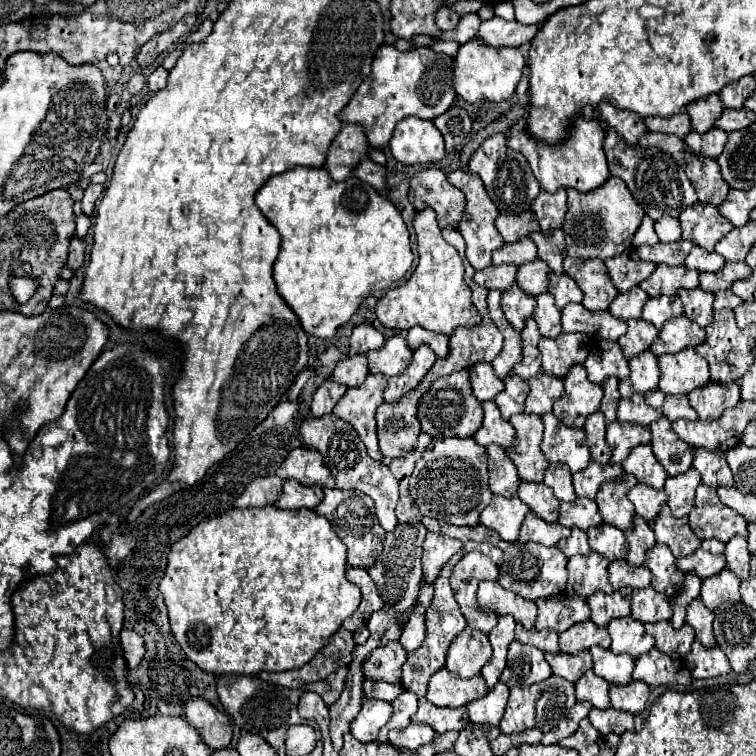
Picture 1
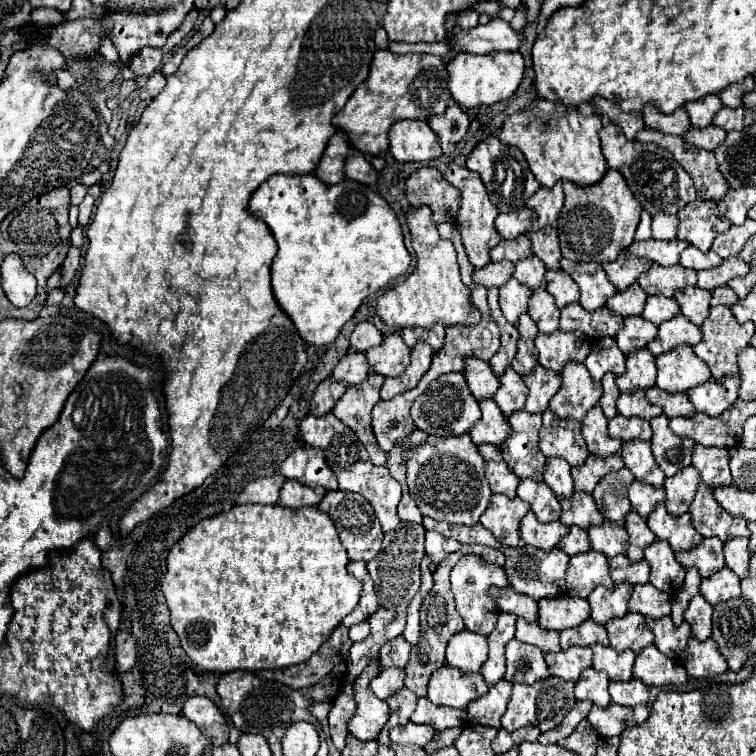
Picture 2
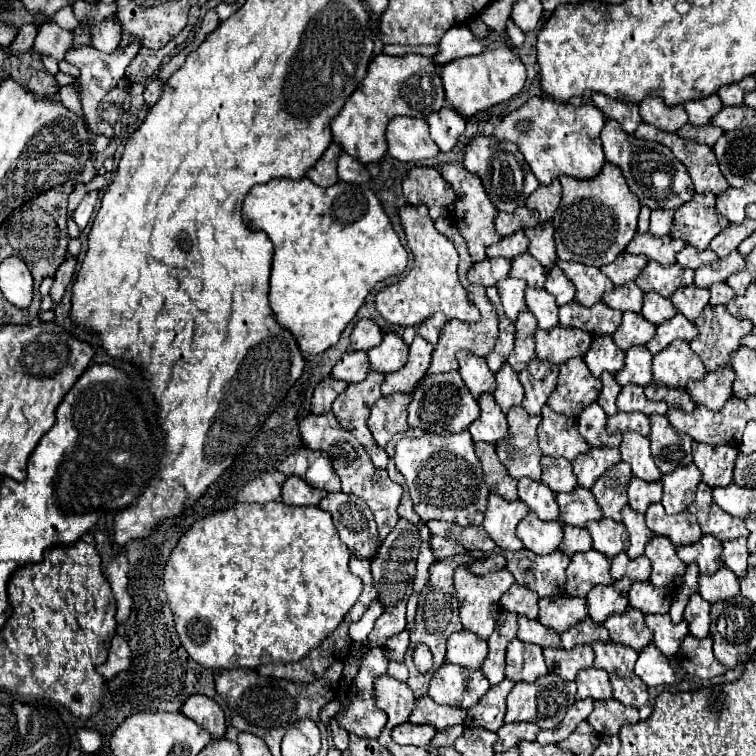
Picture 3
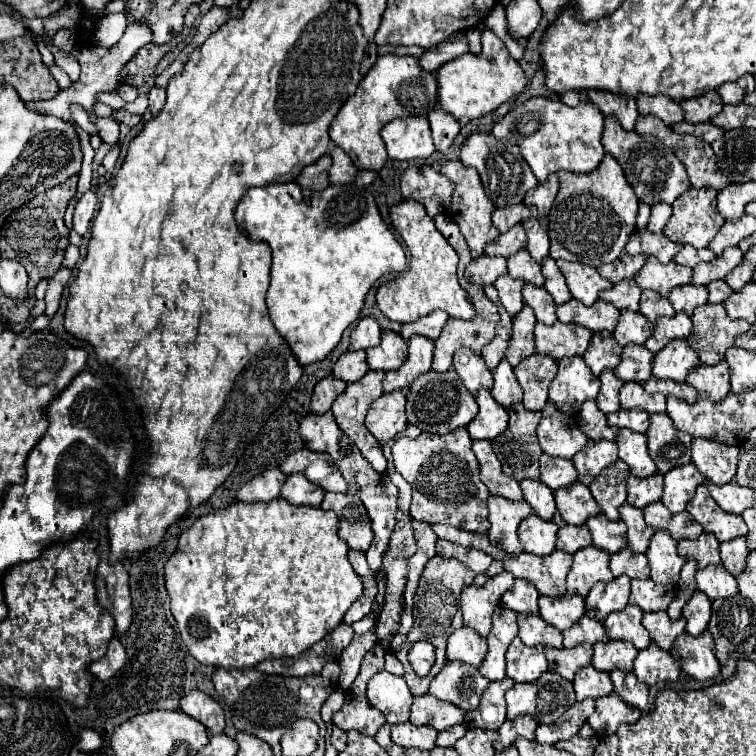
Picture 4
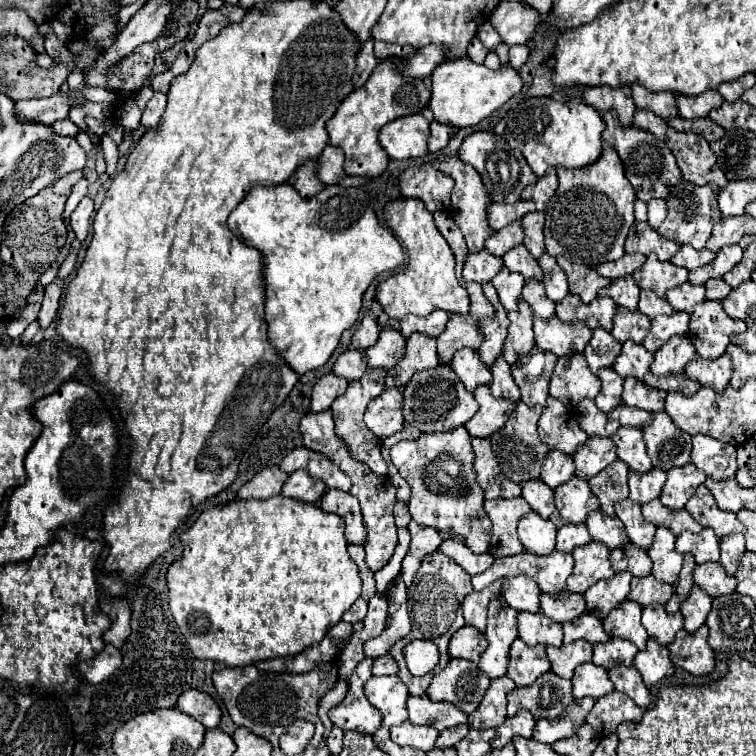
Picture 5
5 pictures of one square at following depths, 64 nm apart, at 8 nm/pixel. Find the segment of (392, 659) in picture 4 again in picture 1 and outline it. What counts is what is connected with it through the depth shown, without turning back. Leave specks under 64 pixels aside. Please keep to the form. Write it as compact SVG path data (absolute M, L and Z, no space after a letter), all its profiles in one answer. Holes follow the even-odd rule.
M364 680L364 688L366 688L366 696L374 696L378 700L396 700L396 696L400 696L400 692L404 690L400 684L390 684L386 680Z

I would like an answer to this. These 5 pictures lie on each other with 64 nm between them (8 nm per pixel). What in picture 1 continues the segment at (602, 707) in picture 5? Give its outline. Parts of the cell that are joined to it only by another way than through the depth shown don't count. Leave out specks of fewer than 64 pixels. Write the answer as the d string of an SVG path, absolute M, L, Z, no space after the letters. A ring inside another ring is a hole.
M592 708L590 714L588 714L588 720L592 722L592 726L602 736L610 733L616 733L621 736L624 732L634 729L633 714L614 710L614 708L606 708L606 710Z

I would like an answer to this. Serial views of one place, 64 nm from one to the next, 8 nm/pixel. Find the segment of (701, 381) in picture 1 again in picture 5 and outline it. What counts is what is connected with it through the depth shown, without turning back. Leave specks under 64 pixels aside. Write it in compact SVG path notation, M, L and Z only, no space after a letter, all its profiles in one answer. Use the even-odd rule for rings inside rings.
M672 336L662 348L654 352L650 372L656 376L682 374L684 366L696 356L696 348L688 340L688 336Z

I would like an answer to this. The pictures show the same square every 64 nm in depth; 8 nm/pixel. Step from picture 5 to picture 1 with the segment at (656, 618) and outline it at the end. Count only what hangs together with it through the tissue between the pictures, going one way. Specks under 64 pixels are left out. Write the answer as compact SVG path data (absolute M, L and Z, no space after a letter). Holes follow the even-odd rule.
M664 620L656 624L646 624L646 632L656 638L658 650L664 652L666 656L672 656L674 660L684 658L694 642L694 632L690 624L684 624L682 628L676 630L668 620Z

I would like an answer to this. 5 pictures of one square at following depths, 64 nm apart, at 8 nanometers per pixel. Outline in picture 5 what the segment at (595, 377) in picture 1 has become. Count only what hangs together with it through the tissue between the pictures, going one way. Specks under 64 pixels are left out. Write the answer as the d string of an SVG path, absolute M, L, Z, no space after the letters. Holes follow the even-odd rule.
M604 328L594 330L588 348L584 348L584 356L588 362L588 368L596 374L600 368L608 368L614 364L616 356L620 354L622 344Z

